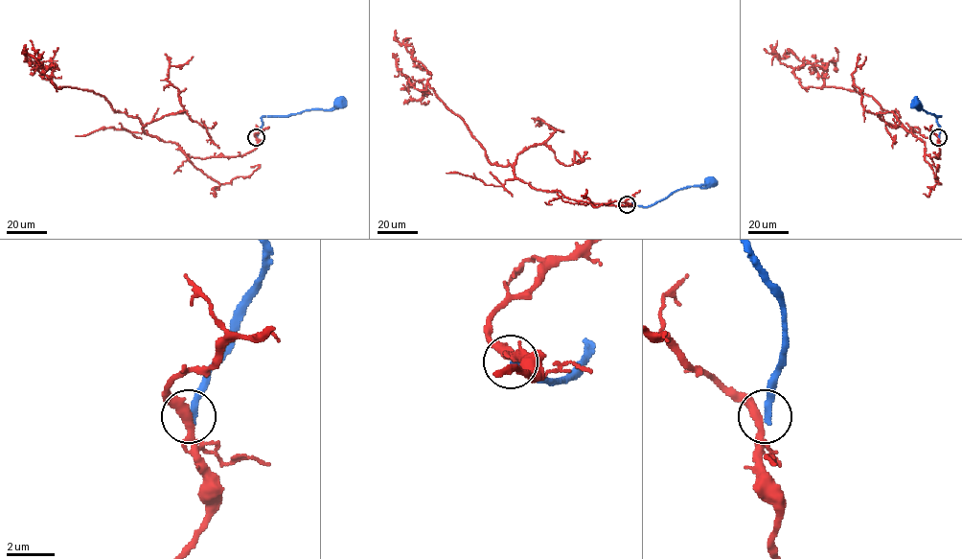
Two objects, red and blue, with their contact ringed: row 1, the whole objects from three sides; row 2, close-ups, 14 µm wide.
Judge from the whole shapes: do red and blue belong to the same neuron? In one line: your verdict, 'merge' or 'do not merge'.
do not merge

